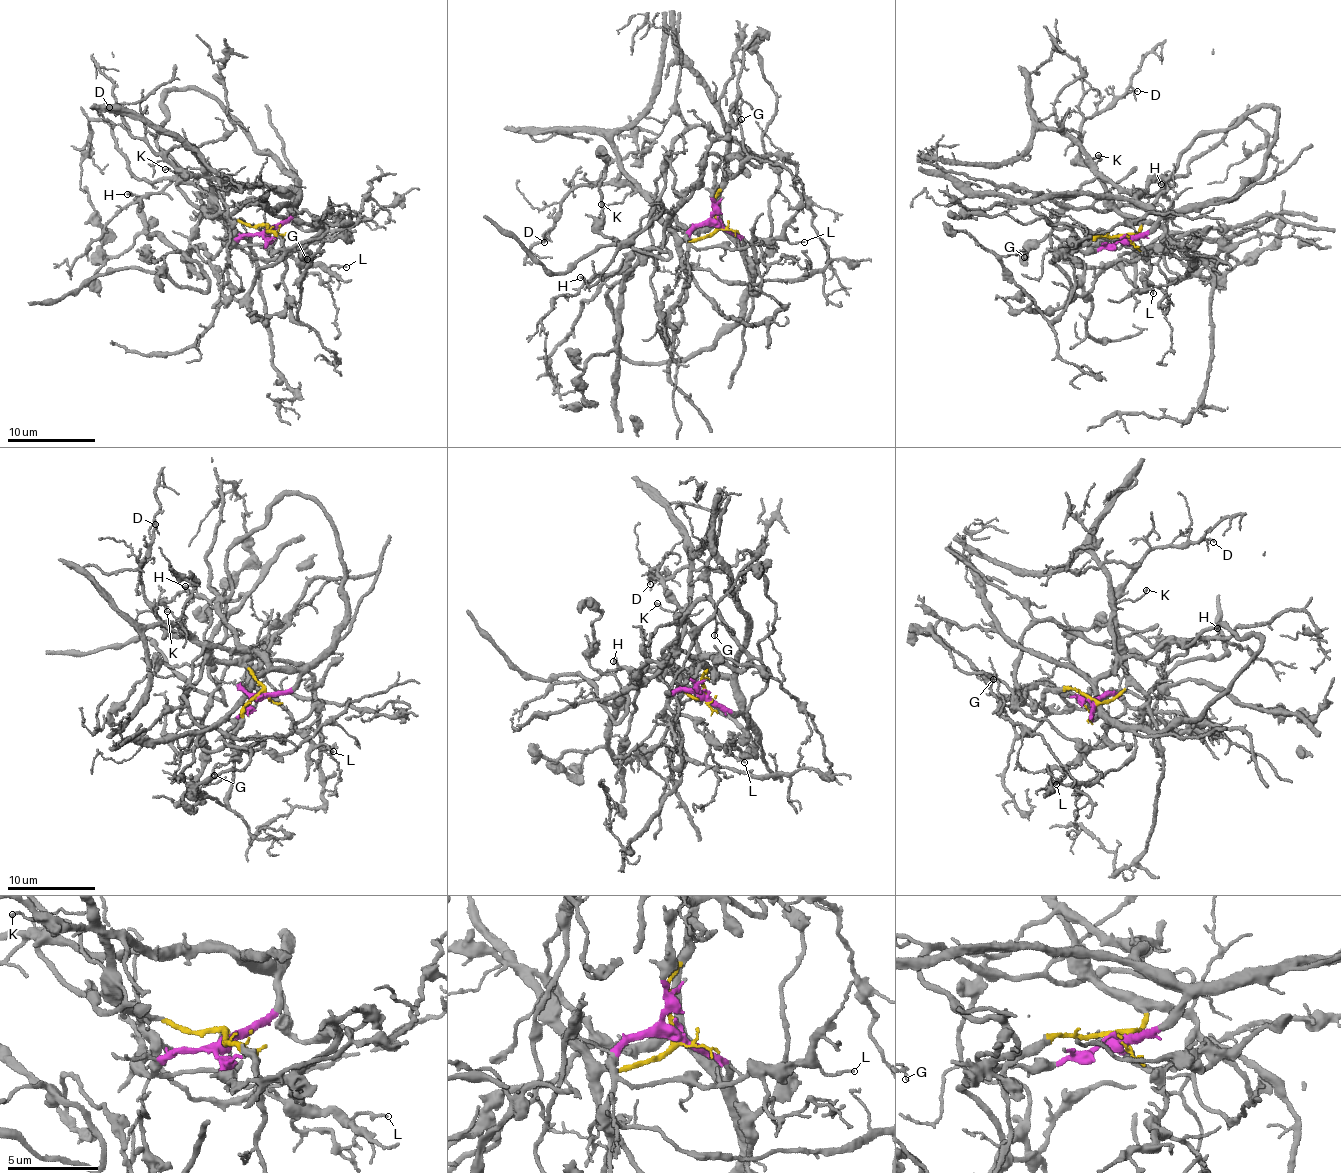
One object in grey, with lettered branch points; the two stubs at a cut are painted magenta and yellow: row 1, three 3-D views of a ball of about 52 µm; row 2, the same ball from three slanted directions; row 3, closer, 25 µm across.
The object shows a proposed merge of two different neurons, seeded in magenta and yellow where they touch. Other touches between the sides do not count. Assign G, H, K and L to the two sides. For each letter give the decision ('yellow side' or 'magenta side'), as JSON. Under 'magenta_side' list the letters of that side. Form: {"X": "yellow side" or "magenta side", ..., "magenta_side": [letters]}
{"G": "yellow side", "H": "magenta side", "K": "yellow side", "L": "magenta side", "magenta_side": ["H", "L"]}

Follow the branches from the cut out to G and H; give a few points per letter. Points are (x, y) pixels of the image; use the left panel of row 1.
G: (266, 227), (282, 241), (284, 288), (296, 320), (301, 274), (309, 264), (307, 260)
H: (266, 227), (283, 226), (293, 210), (290, 200), (273, 189), (208, 187), (169, 182), (156, 193), (127, 193)

